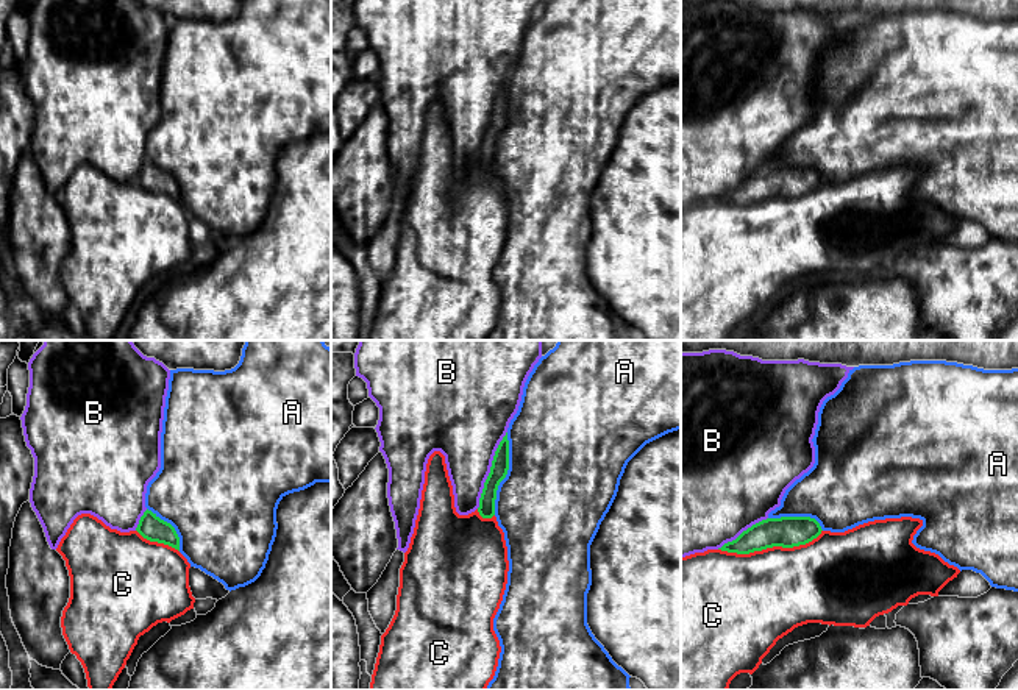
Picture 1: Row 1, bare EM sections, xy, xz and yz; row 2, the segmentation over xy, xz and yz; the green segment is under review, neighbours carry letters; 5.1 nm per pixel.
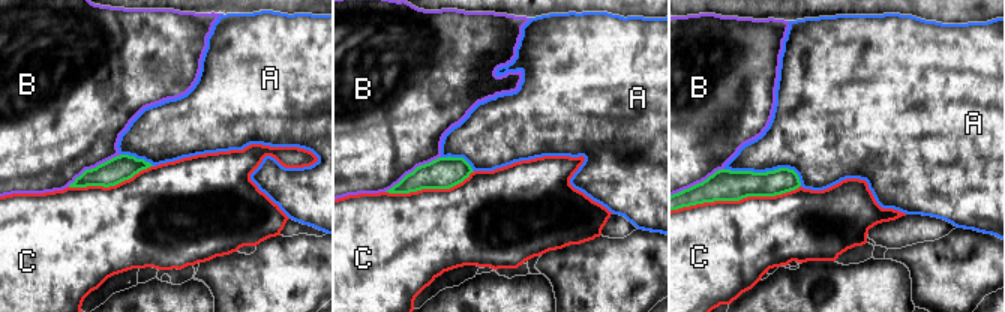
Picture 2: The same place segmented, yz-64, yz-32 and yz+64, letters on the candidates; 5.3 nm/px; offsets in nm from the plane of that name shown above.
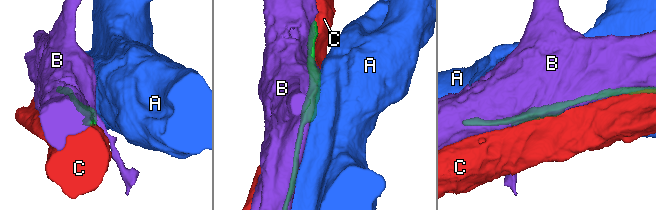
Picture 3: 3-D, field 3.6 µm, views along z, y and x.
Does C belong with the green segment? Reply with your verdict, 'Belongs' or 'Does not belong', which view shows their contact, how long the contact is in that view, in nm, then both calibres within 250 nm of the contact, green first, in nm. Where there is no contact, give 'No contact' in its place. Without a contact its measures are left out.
Does not belong. Touches green in yz. Shared border 550 nm. Thickness 160 nm (green) against 460 nm

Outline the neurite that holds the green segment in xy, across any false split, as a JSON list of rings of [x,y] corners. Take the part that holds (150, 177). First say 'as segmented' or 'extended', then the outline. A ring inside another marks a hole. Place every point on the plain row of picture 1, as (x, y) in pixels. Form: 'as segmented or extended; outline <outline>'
as segmented; outline [[[148,159],[141,167],[136,181],[150,192],[164,194],[180,201],[180,187],[175,178]]]

